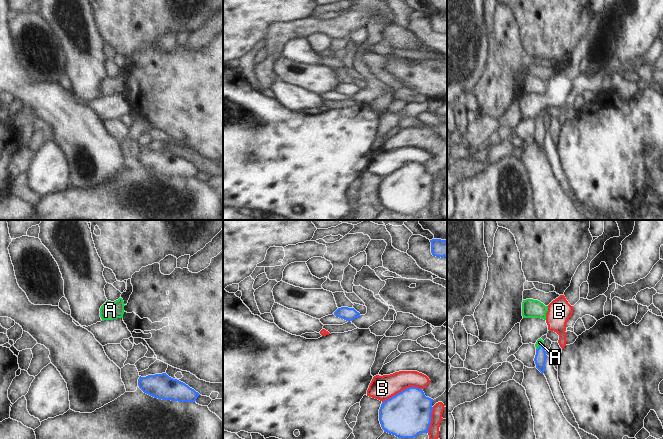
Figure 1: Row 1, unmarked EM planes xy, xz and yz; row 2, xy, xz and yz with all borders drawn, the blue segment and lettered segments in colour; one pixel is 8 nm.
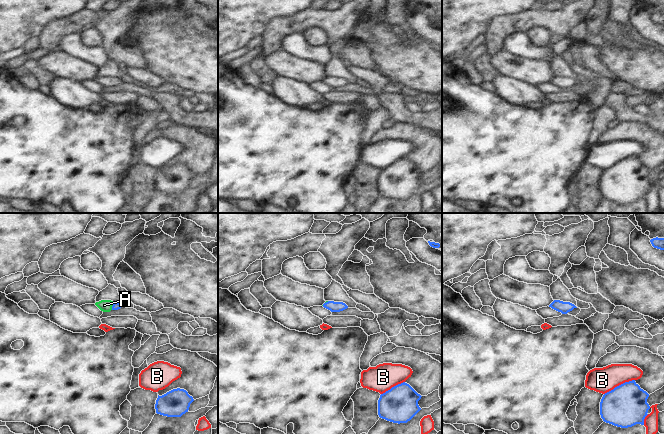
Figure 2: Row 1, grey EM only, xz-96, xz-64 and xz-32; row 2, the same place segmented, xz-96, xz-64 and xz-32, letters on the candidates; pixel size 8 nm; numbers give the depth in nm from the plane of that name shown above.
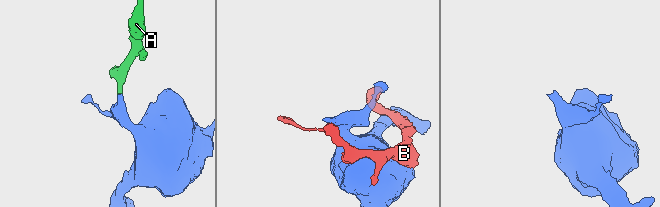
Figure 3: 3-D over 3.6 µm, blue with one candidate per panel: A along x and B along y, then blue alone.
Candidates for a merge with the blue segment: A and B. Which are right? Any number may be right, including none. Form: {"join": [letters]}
{"join": ["A"]}

